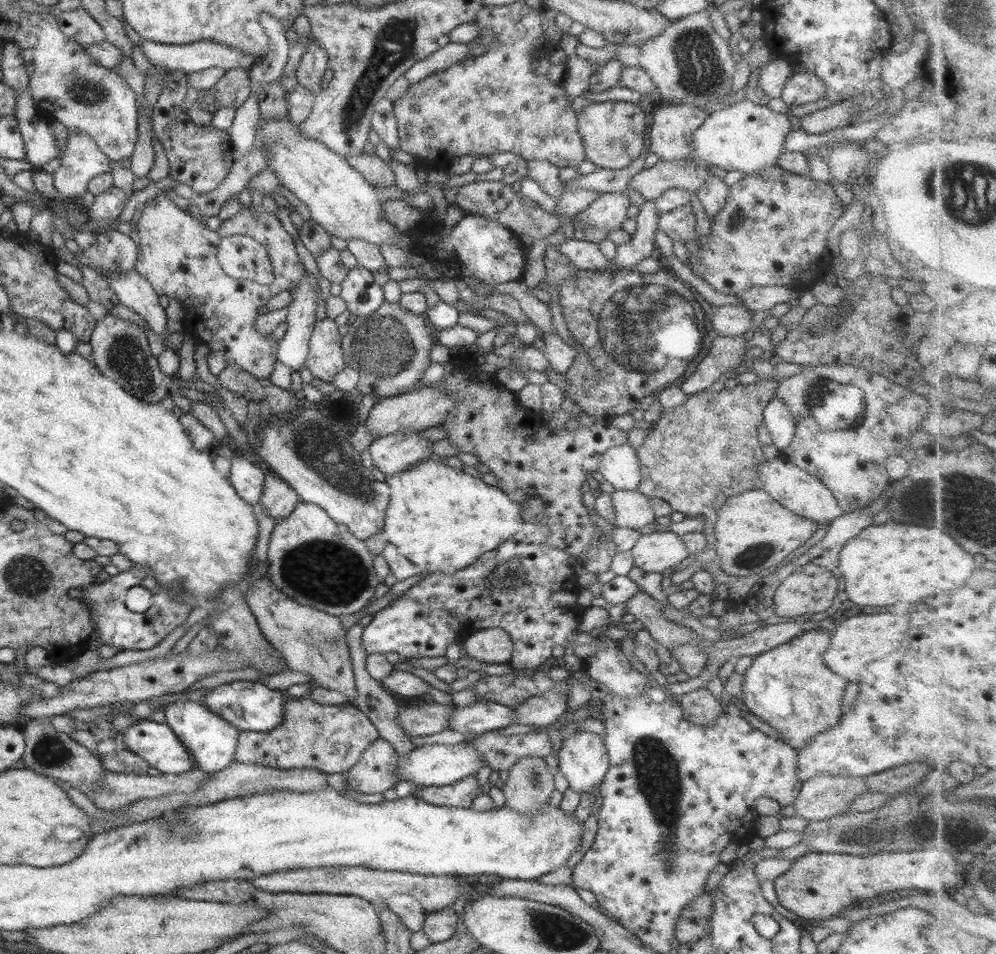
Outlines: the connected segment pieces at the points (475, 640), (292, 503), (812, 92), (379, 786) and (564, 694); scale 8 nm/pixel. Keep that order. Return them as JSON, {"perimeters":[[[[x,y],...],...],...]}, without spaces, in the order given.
{"perimeters":[[[[501,628],[473,630],[464,640],[469,658],[484,664],[510,664],[513,653],[511,636]]],[[[273,473],[265,475],[264,490],[259,502],[274,523],[288,518],[301,498],[293,488]]],[[[795,70],[782,90],[782,100],[790,108],[826,99],[826,85],[822,79],[805,70]]],[[[378,738],[362,753],[358,762],[348,770],[348,784],[358,793],[376,794],[388,789],[394,789],[395,785],[400,782],[399,776],[395,773],[395,762],[397,753],[387,740]]],[[[572,676],[542,696],[532,697],[515,708],[515,724],[551,726],[567,712]]]]}

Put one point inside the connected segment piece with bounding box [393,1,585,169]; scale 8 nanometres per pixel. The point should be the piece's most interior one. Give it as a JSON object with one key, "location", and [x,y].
{"location":[502,107]}

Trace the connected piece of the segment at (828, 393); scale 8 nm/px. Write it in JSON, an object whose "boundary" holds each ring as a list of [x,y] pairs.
{"boundary":[[[832,363],[816,368],[810,365],[801,367],[799,374],[780,379],[775,388],[775,398],[779,398],[787,406],[796,420],[796,437],[782,456],[821,480],[833,492],[844,513],[864,509],[872,500],[884,494],[893,482],[886,470],[887,460],[891,456],[908,453],[913,437],[927,429],[925,422],[930,416],[936,391],[914,394],[878,371],[853,364]]]}

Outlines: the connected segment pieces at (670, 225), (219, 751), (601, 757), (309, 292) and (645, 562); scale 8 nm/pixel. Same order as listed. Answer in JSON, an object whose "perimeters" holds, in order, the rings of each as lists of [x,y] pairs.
{"perimeters":[[[[682,206],[668,211],[659,217],[659,229],[665,232],[672,240],[701,240],[695,232],[696,223],[692,219],[693,212],[689,207]]],[[[177,700],[164,709],[165,723],[176,733],[195,760],[195,768],[208,774],[224,770],[235,760],[241,730],[210,710],[204,703]]],[[[576,731],[561,742],[561,748],[556,755],[559,760],[558,770],[569,782],[569,787],[584,795],[592,795],[594,786],[600,786],[606,771],[610,768],[608,751],[603,736],[593,732]]],[[[307,272],[295,288],[294,298],[287,306],[288,331],[279,341],[277,360],[293,371],[298,371],[304,366],[309,353],[312,334],[317,323],[318,287],[319,279]]],[[[669,531],[641,536],[630,552],[636,567],[656,573],[680,565],[689,556],[681,538]]]]}

